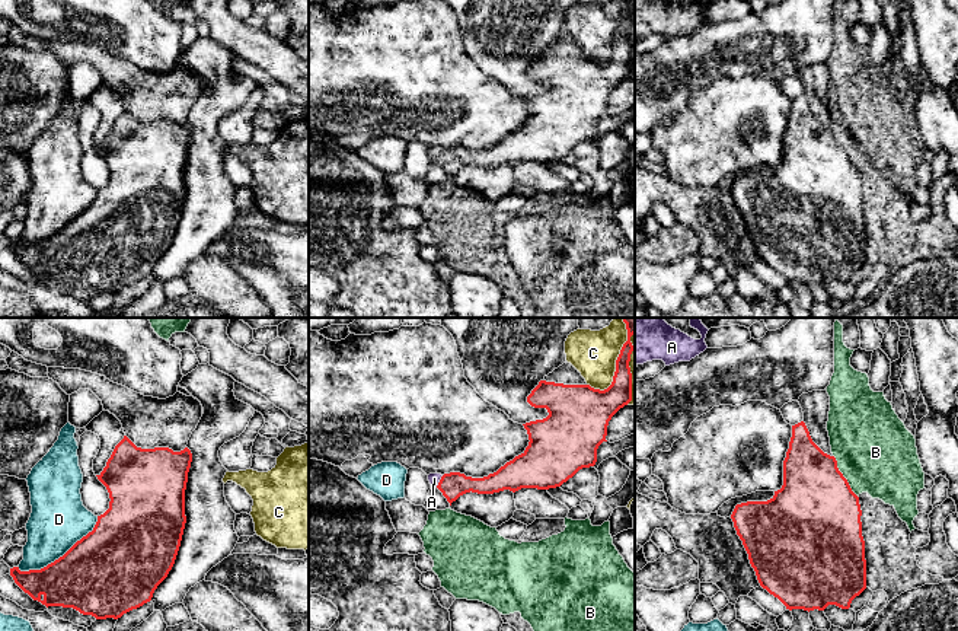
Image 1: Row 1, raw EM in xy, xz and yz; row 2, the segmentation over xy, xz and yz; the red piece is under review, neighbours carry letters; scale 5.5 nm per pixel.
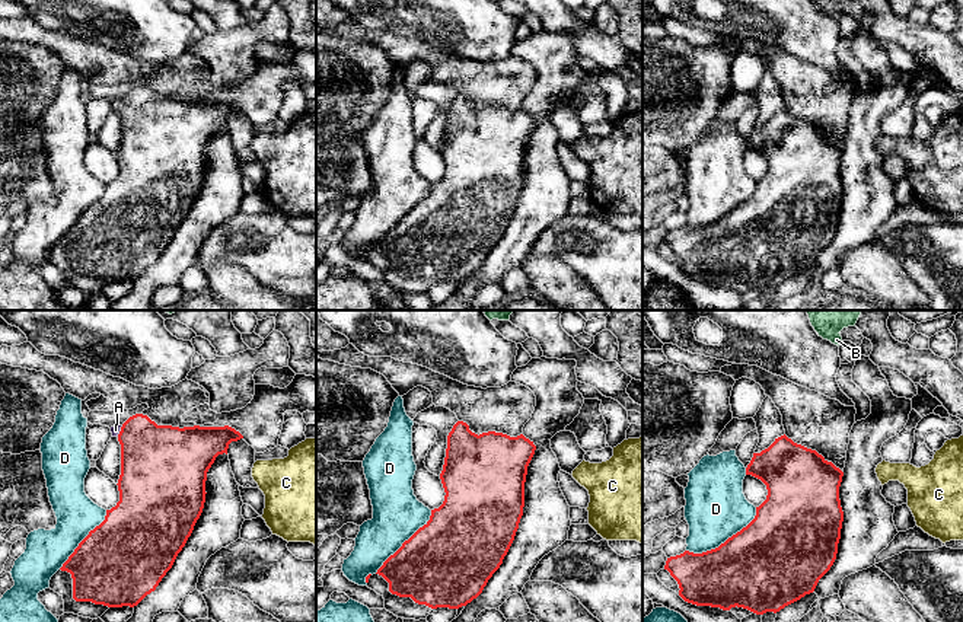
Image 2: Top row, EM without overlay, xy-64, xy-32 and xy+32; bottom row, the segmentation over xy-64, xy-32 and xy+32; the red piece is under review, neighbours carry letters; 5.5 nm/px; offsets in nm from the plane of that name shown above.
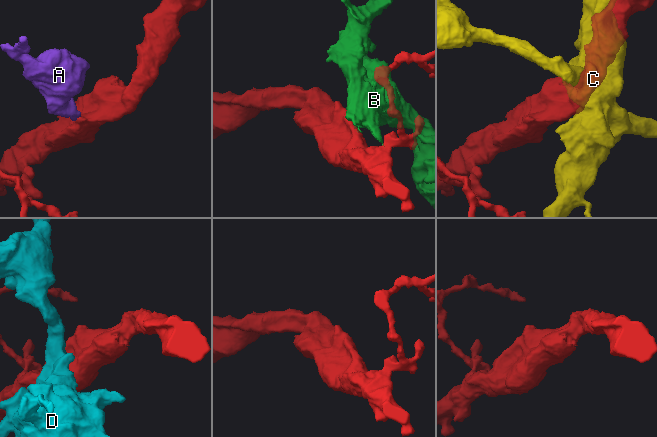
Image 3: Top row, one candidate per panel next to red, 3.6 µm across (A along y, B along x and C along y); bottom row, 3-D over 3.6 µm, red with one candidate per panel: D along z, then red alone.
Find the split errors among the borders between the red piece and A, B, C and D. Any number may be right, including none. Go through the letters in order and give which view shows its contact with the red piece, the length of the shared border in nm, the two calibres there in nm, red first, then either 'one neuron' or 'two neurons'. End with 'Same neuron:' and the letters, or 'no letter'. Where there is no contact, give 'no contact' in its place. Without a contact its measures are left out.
A: xz | 80 nm | 140/60 nm | one neuron
B: yz | 280 nm | 460/440 nm | two neurons
C: xz | 440 nm | 160/260 nm | two neurons
D: xy | 550 nm | 480/320 nm | two neurons
Same neuron: A

